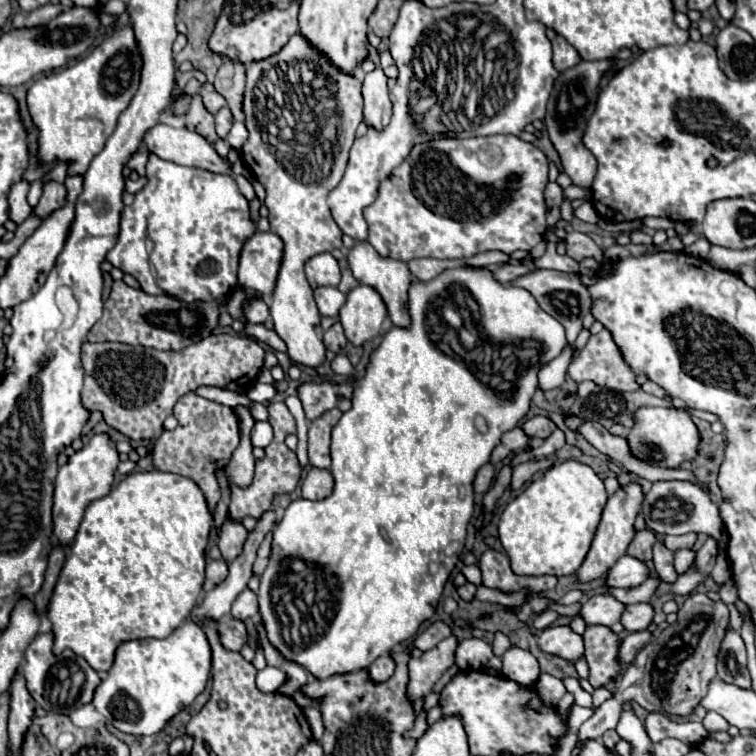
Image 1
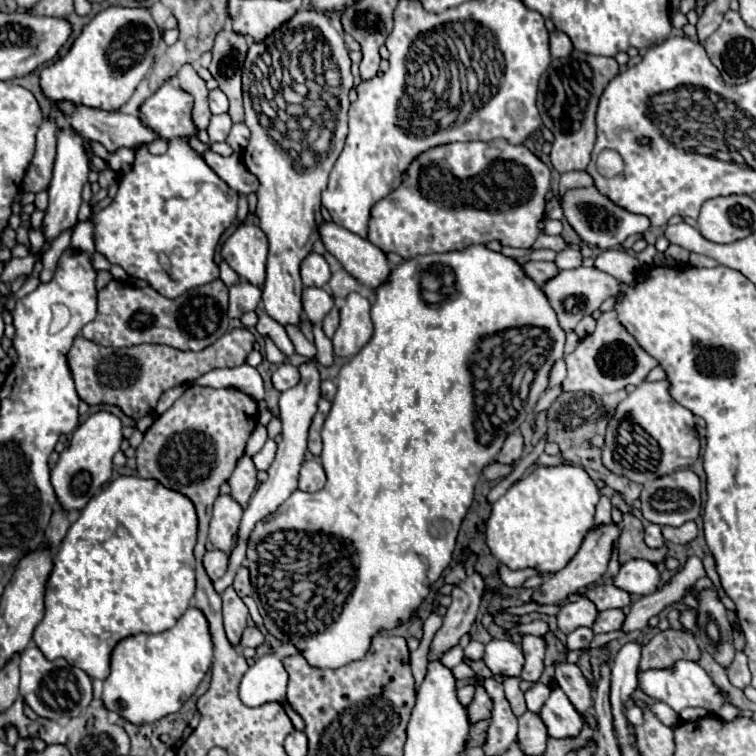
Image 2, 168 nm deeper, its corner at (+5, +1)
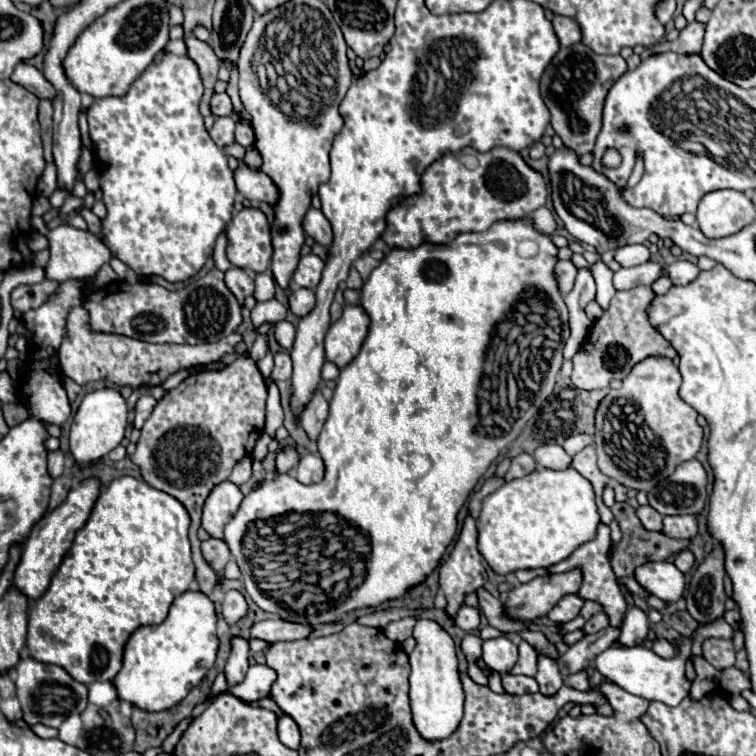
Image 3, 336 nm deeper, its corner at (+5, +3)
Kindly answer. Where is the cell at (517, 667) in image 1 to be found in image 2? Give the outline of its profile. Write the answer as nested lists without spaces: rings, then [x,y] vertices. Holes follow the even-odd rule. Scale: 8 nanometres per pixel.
[[[502,638],[502,640],[490,640],[486,644],[486,656],[484,664],[490,668],[494,674],[502,676],[518,676],[524,668],[524,654],[520,646],[514,642]]]

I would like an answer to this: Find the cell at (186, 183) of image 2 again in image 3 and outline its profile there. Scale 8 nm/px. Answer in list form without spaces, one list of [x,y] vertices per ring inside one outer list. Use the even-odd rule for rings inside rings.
[[[166,52],[160,64],[150,64],[144,70],[126,96],[102,98],[88,108],[90,138],[96,144],[96,160],[108,160],[100,172],[102,200],[108,210],[106,218],[100,220],[102,242],[136,274],[162,276],[172,284],[186,282],[202,270],[206,258],[212,254],[216,236],[232,218],[236,196],[226,154],[208,136],[204,118],[198,110],[202,90],[204,86],[196,72],[196,64],[192,64],[188,56],[180,58]]]

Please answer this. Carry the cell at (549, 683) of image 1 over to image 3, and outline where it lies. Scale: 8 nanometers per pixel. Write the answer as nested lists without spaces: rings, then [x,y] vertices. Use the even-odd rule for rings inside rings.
[[[502,674],[502,688],[508,694],[536,694],[538,692],[538,682],[530,676]]]

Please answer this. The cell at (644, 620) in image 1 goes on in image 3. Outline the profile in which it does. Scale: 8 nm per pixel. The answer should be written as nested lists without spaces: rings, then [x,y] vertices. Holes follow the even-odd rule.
[[[600,612],[600,614],[596,614],[596,616],[592,616],[586,624],[584,624],[584,632],[586,634],[592,634],[592,632],[598,632],[598,630],[602,630],[602,628],[606,628],[610,624],[610,618],[608,618],[608,614],[606,612]]]

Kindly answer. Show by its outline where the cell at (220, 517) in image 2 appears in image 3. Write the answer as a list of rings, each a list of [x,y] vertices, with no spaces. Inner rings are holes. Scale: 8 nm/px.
[[[222,482],[218,484],[206,504],[204,504],[204,512],[202,512],[202,528],[212,536],[222,540],[224,538],[224,526],[236,516],[240,504],[244,500],[244,494],[240,492],[240,488],[232,482]]]

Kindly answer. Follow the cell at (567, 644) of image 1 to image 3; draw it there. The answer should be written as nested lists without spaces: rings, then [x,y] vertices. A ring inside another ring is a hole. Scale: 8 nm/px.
[[[520,642],[520,658],[516,662],[516,666],[512,668],[512,674],[524,674],[524,676],[536,676],[538,670],[538,652],[528,644],[528,642]]]

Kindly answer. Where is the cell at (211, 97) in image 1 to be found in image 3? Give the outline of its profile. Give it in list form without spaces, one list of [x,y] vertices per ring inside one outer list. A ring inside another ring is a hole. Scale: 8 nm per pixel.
[[[226,92],[224,94],[214,94],[212,102],[210,102],[210,108],[212,108],[214,116],[232,116],[234,114],[230,96]]]

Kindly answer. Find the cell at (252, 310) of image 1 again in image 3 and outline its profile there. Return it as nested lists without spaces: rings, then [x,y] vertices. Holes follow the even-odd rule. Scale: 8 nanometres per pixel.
[[[230,268],[226,272],[226,286],[240,304],[244,304],[244,298],[254,294],[254,278],[250,272],[244,272],[242,268]]]

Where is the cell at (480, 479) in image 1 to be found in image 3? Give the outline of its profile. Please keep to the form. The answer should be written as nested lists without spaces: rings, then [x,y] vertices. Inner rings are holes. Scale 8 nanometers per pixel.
[[[518,454],[516,458],[512,458],[512,464],[506,472],[506,480],[514,480],[514,478],[522,478],[526,474],[530,474],[534,470],[534,458],[530,454]]]

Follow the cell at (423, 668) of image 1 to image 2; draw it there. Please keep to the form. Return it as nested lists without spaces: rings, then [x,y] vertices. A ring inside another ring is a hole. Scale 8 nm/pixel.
[[[478,572],[470,574],[464,582],[452,588],[452,604],[448,606],[442,618],[442,628],[436,632],[434,642],[430,646],[430,660],[438,660],[444,652],[448,652],[460,642],[464,632],[470,632],[480,610],[482,594],[484,578]]]

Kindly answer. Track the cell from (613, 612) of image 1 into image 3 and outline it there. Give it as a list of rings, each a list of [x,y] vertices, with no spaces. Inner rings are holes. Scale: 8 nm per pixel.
[[[576,594],[564,596],[564,600],[560,600],[560,604],[556,604],[556,608],[552,608],[552,612],[548,612],[548,618],[554,620],[556,624],[566,624],[580,614],[582,606],[584,606],[584,600],[580,596],[576,596]]]

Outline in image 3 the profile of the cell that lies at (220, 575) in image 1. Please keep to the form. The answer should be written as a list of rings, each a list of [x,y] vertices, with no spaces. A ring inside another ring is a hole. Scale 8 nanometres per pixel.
[[[210,538],[210,540],[202,542],[202,554],[204,554],[204,560],[210,564],[210,568],[216,574],[222,574],[224,566],[230,560],[230,550],[228,550],[226,542],[224,540],[216,540],[216,538]]]

